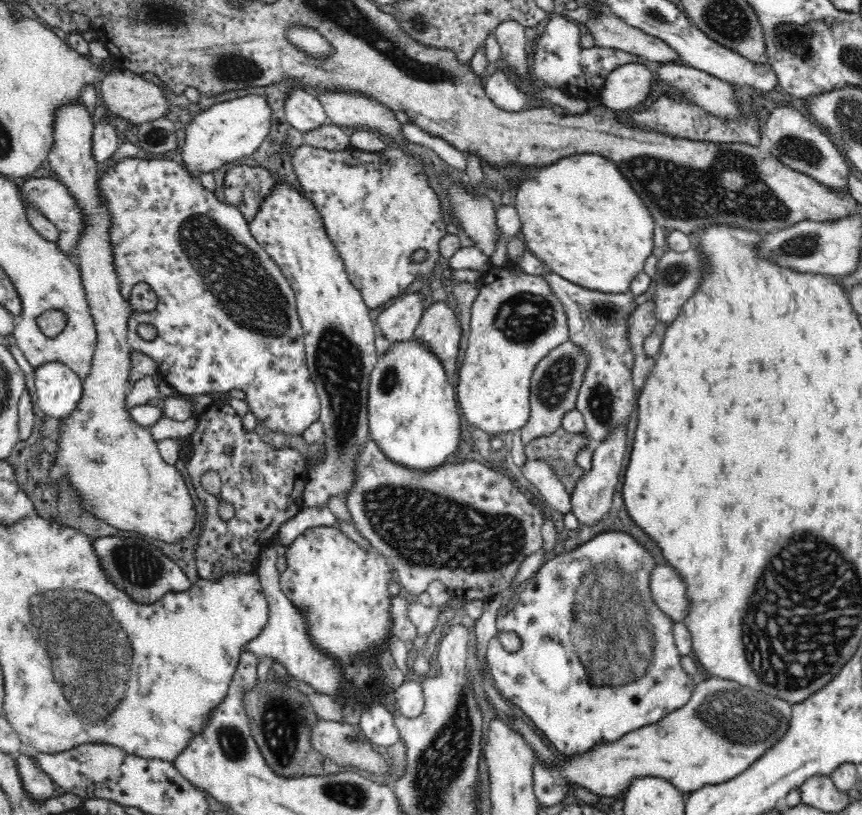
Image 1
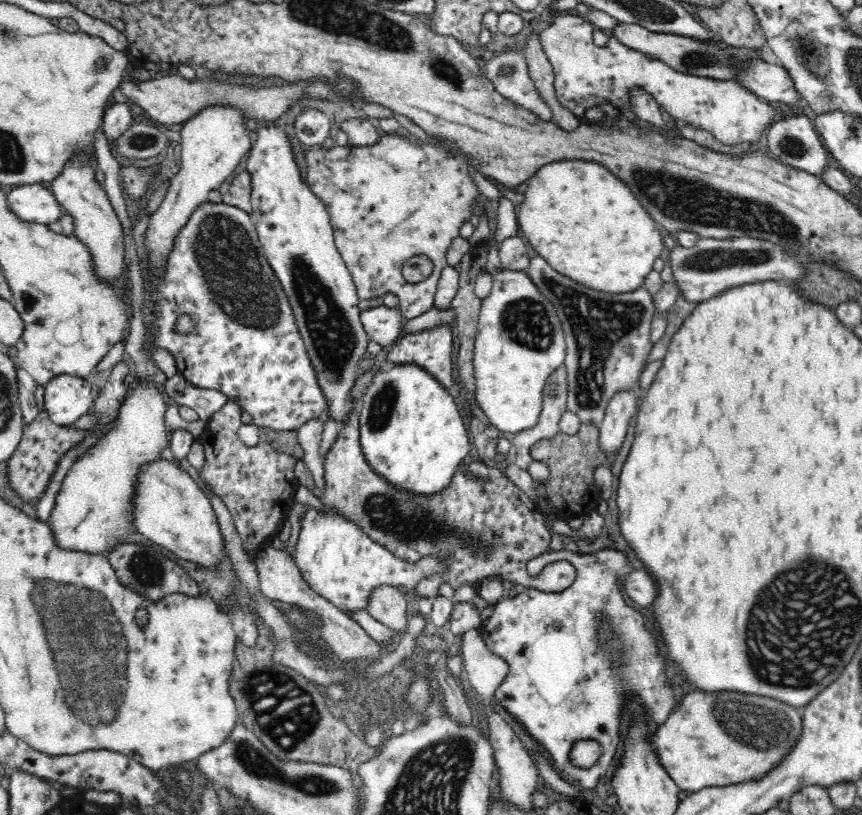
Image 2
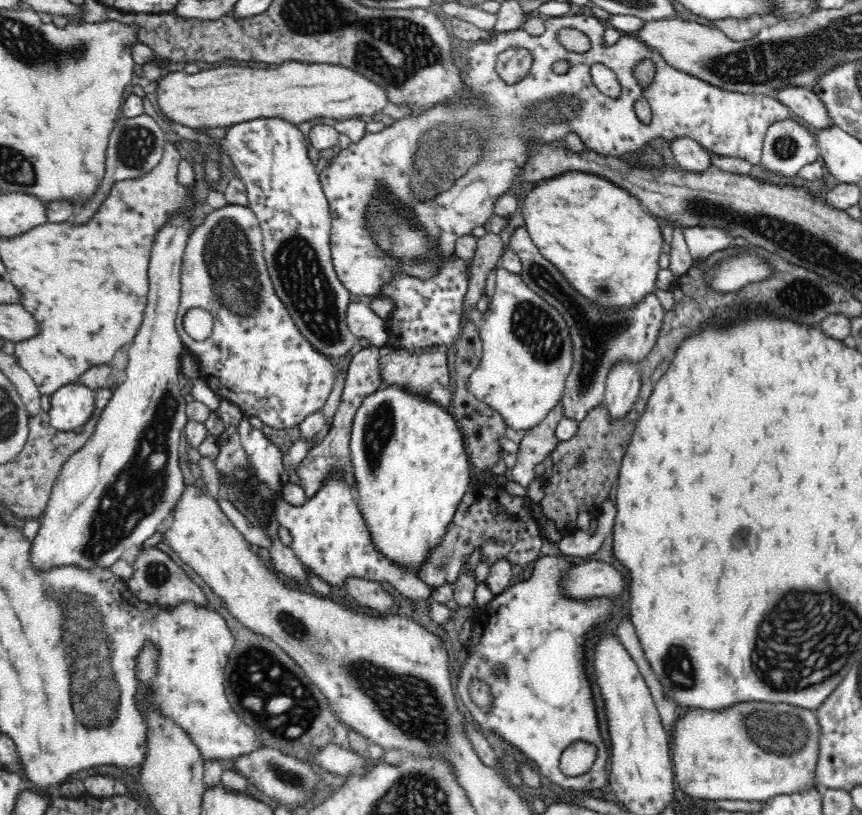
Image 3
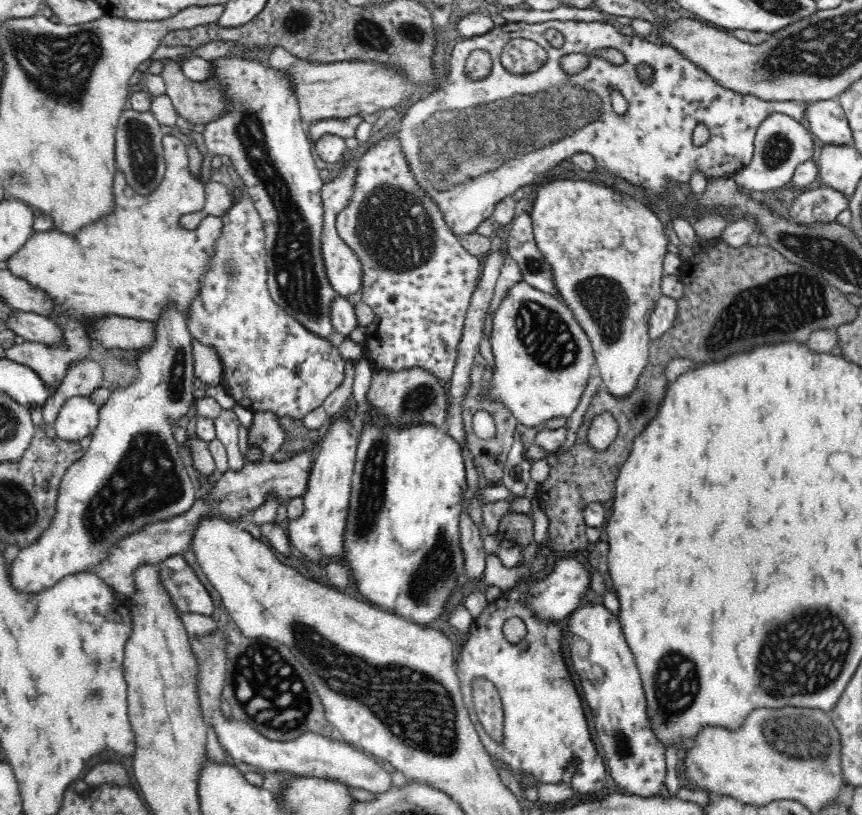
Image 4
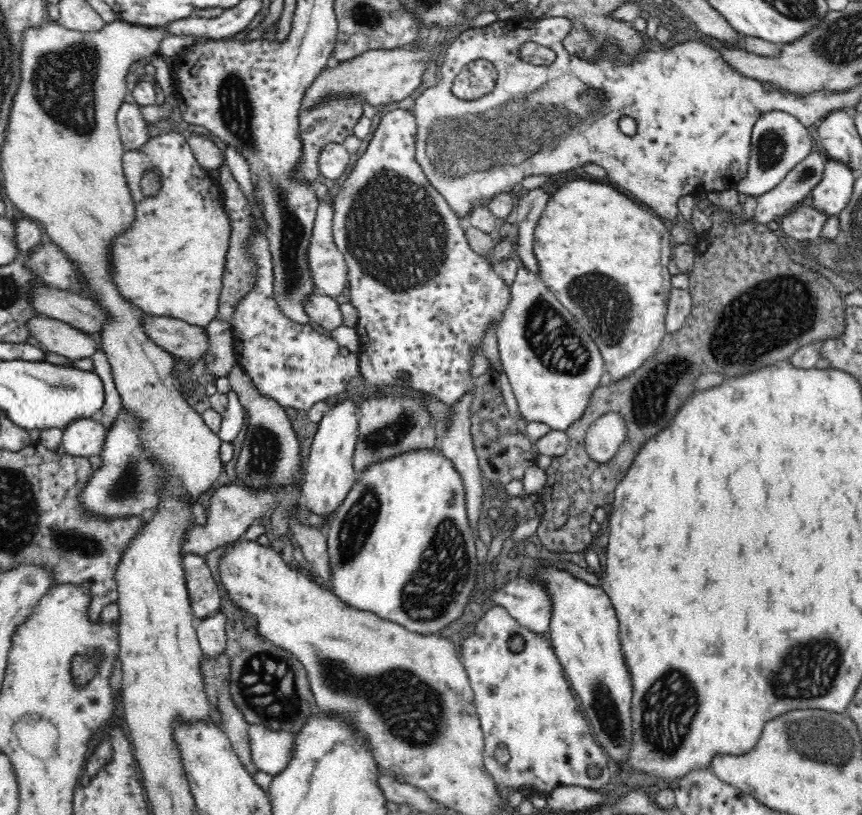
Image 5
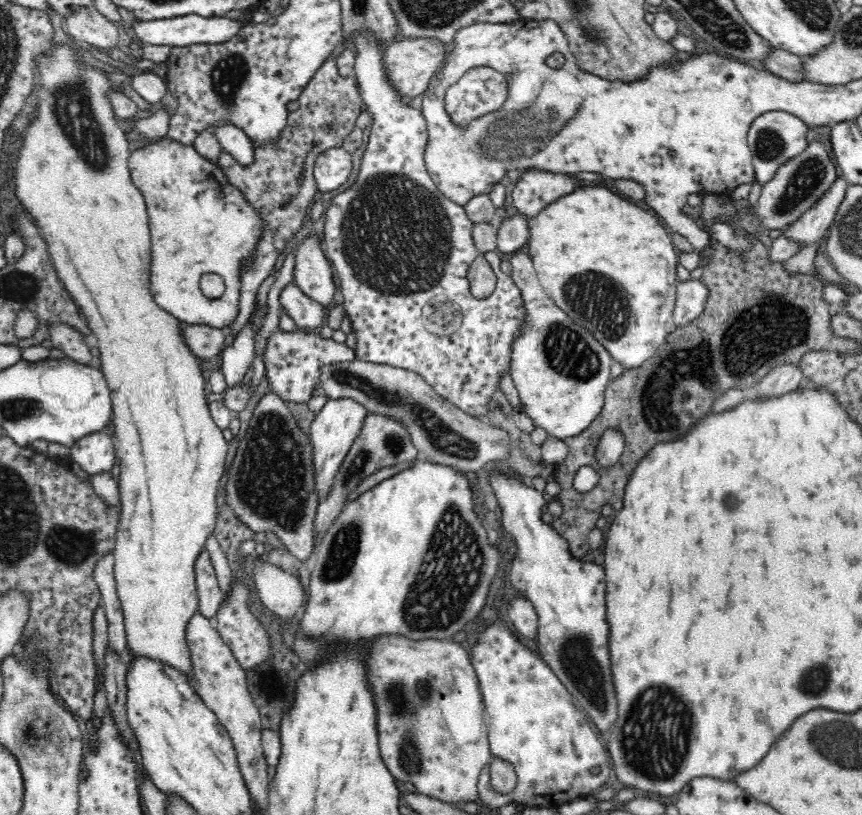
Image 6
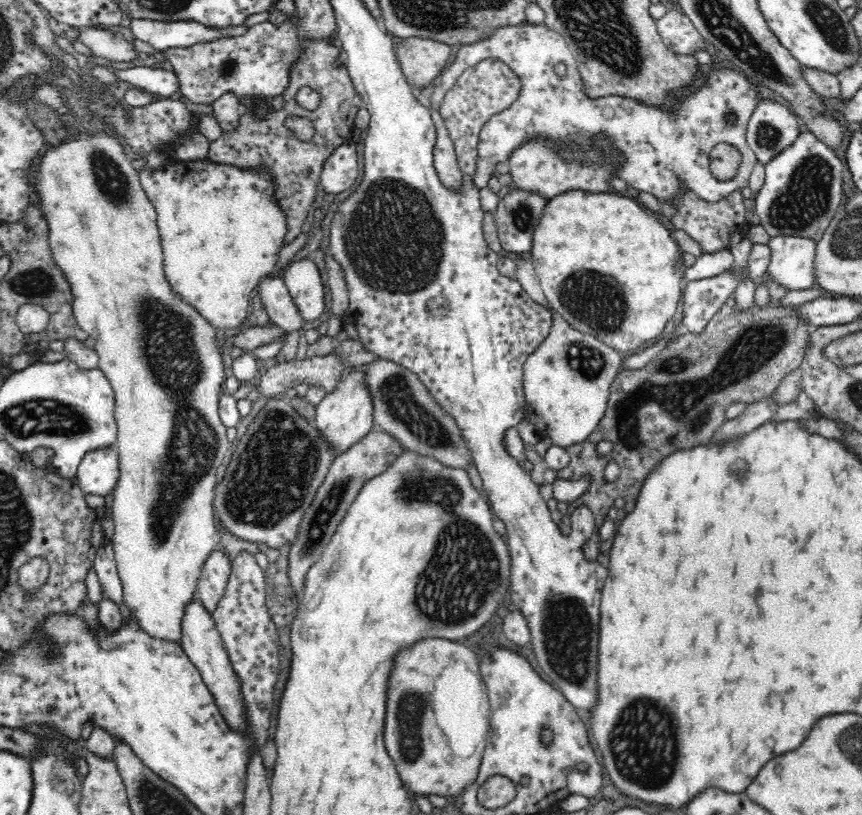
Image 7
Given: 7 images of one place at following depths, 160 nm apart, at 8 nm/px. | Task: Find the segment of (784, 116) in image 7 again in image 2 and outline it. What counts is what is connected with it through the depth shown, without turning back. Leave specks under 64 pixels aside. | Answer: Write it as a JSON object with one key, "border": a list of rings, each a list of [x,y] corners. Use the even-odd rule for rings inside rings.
{"border":[[[806,116],[784,118],[779,122],[770,124],[766,138],[768,150],[770,150],[780,162],[792,168],[820,176],[826,167],[834,166],[830,165],[829,151],[824,146],[821,136],[817,133],[815,126],[812,124],[812,120]]]}

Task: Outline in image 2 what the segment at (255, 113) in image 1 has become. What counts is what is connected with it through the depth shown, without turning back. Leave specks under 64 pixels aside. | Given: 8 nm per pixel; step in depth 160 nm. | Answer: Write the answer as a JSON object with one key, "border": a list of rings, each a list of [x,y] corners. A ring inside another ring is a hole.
{"border":[[[206,106],[204,110],[200,110],[194,117],[191,117],[185,122],[181,129],[181,154],[180,154],[180,166],[178,172],[169,180],[167,192],[161,202],[161,205],[147,218],[150,224],[147,226],[145,244],[147,250],[147,256],[149,262],[160,268],[162,262],[166,260],[172,244],[174,244],[174,238],[176,234],[180,232],[180,228],[188,222],[188,216],[196,210],[198,204],[209,200],[210,190],[214,190],[226,180],[227,176],[230,176],[236,166],[240,164],[240,160],[244,158],[251,149],[251,141],[249,137],[250,129],[248,129],[246,113],[241,108],[235,108],[235,106]]]}

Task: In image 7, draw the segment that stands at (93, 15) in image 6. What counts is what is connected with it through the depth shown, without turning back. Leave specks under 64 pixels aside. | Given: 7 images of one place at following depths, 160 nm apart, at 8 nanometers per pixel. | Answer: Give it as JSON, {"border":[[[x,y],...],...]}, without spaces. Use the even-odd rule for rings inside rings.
{"border":[[[105,25],[82,26],[79,40],[83,42],[95,56],[102,56],[114,62],[130,62],[134,60],[137,51],[133,43],[124,39],[122,33],[114,32]]]}

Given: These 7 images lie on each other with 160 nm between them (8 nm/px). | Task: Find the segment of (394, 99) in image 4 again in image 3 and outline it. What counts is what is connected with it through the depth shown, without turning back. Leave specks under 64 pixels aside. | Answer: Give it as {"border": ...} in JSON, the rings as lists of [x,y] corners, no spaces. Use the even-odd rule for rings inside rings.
{"border":[[[288,61],[269,69],[215,67],[198,74],[184,71],[160,78],[151,100],[157,112],[172,123],[196,129],[233,127],[258,118],[280,118],[294,125],[311,118],[337,120],[373,117],[388,104],[386,91],[375,82],[342,65]]]}

